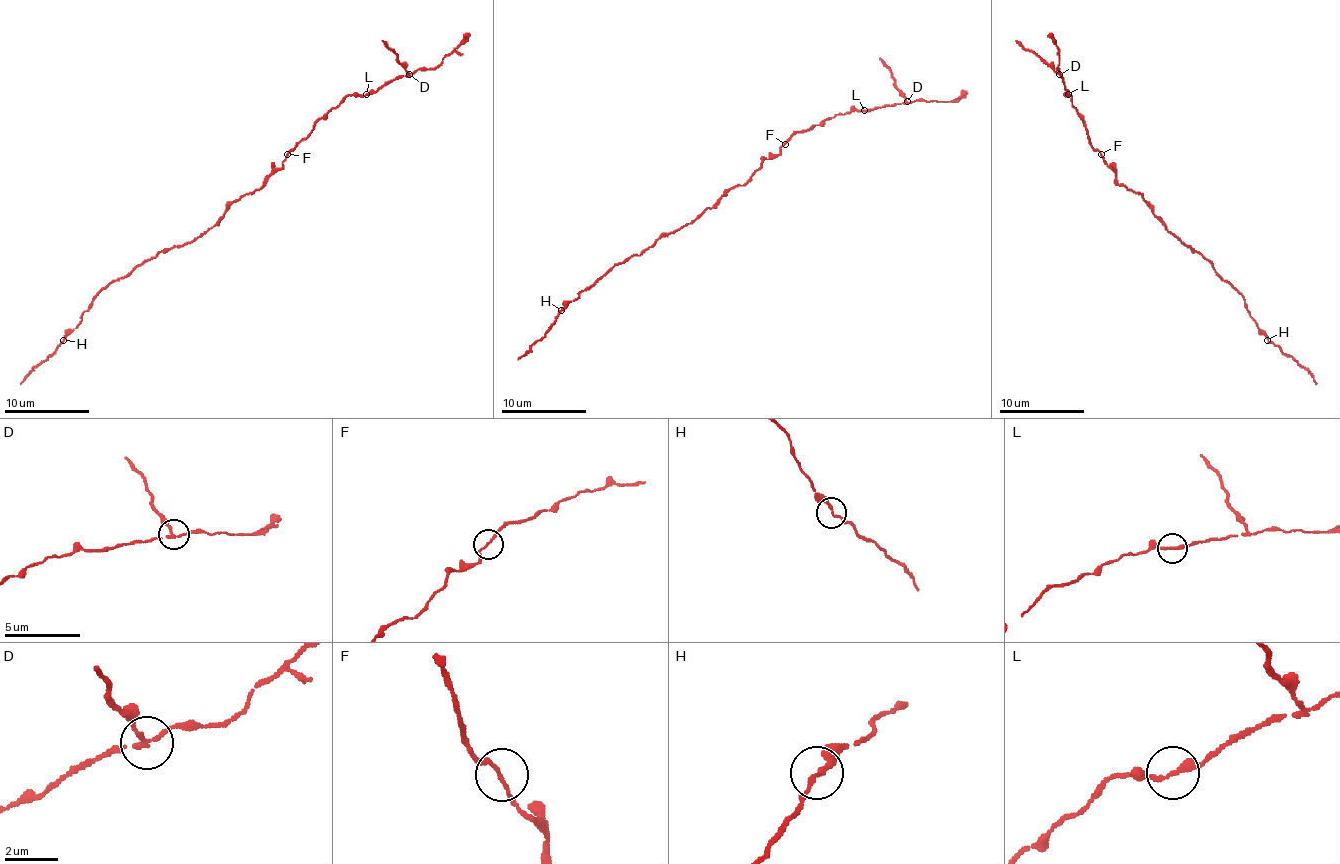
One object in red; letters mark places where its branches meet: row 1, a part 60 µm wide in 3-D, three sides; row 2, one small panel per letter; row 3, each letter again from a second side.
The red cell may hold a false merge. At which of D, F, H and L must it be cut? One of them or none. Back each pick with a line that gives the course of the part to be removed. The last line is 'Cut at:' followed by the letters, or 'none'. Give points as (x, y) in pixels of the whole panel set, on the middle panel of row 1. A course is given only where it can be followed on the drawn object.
D: (906, 102), (896, 79), (879, 57)
Cut at: D

